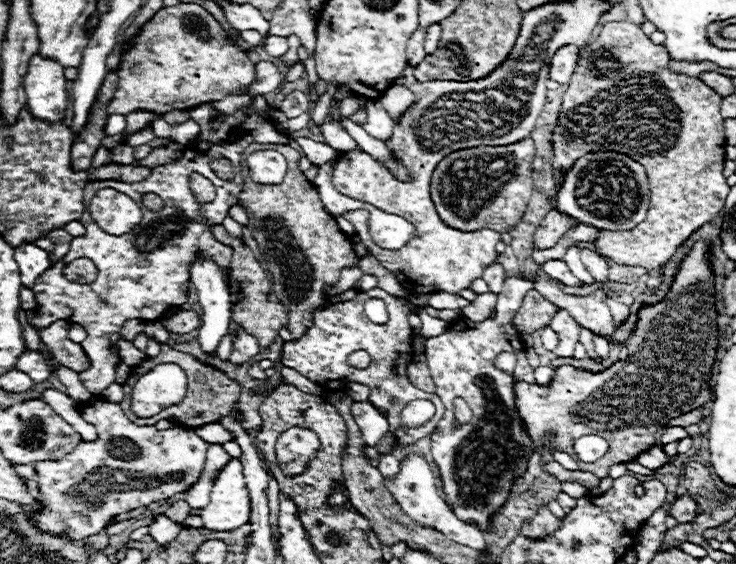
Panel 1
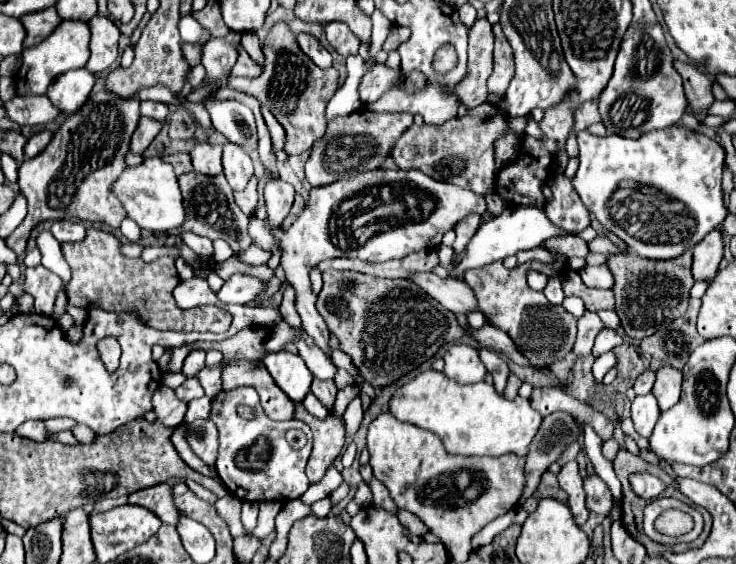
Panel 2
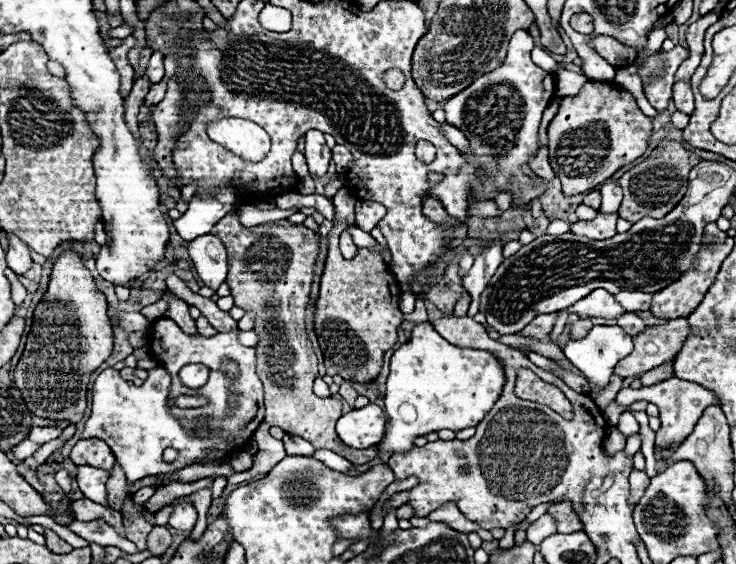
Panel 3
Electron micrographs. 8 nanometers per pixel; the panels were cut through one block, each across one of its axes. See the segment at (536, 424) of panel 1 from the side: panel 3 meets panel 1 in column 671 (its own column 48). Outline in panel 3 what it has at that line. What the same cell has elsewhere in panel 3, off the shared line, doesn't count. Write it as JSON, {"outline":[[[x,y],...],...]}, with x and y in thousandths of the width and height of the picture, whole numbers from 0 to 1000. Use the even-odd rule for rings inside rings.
{"outline":[[[84,447],[84,454],[73,465],[65,518],[60,521],[57,535],[46,553],[46,574],[41,582],[33,628],[19,656],[19,681],[22,688],[30,691],[30,706],[38,730],[43,738],[63,741],[63,745],[109,748],[117,727],[117,695],[120,695],[122,667],[152,628],[152,613],[155,613],[155,592],[147,564],[144,525],[130,511],[128,493],[114,475],[109,450]]]}

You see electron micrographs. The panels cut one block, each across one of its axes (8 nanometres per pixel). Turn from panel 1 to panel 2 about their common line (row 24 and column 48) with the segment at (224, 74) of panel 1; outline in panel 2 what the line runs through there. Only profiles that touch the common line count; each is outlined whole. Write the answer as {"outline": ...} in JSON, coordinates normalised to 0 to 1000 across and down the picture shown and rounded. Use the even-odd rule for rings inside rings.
{"outline":[[[139,160],[122,170],[103,202],[87,213],[60,270],[27,291],[24,330],[38,355],[38,383],[8,422],[8,433],[22,450],[33,450],[43,404],[63,390],[120,390],[144,397],[152,408],[163,404],[171,376],[155,348],[152,326],[171,298],[168,280],[177,266],[177,245],[188,213],[190,174],[179,170],[179,177],[163,177],[163,170]]]}

